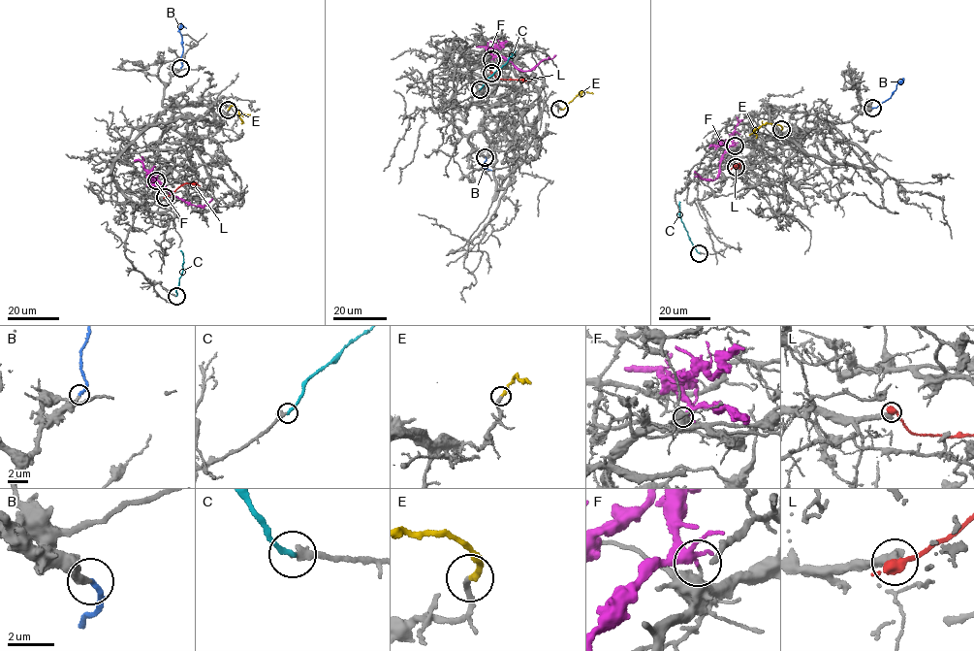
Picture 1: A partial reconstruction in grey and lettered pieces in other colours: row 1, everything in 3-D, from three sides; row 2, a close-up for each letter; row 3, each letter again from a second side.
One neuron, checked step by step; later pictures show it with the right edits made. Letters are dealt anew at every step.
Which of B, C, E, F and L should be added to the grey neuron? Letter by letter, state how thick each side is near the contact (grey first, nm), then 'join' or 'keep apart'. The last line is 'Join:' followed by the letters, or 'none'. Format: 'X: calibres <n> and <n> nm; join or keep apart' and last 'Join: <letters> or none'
B: calibres 280 and 200 nm; join
C: calibres 320 and 220 nm; keep apart
E: calibres 220 and 240 nm; join
F: calibres 280 and 280 nm; keep apart
L: calibres 460 and 500 nm; keep apart
Join: B, E

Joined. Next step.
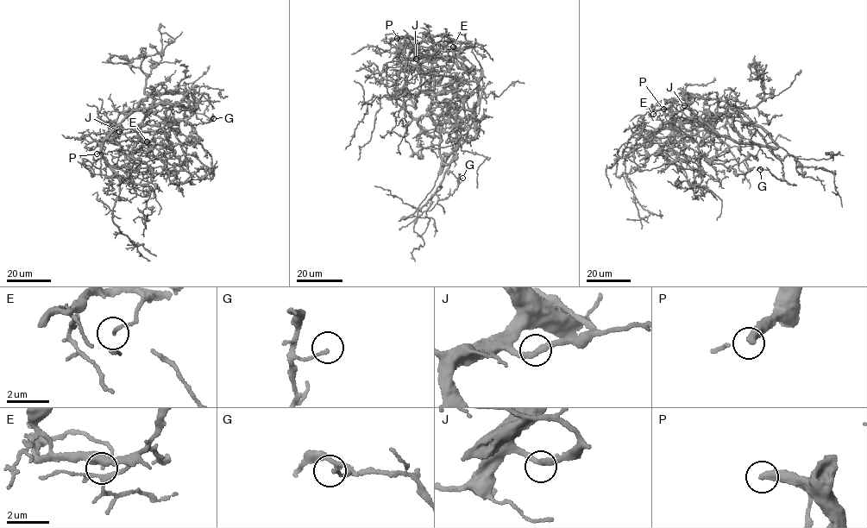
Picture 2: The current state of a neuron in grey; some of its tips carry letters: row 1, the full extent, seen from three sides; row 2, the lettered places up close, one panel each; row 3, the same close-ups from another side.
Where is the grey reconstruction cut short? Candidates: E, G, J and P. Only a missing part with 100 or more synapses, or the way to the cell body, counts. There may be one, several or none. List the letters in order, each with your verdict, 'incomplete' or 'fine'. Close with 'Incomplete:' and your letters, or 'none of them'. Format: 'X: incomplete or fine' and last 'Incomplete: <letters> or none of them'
E: fine
G: fine
J: fine
P: incomplete
Incomplete: P

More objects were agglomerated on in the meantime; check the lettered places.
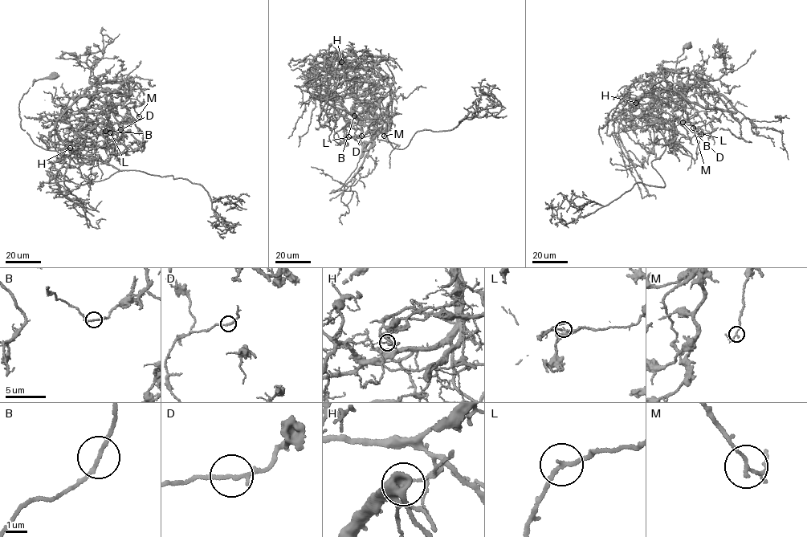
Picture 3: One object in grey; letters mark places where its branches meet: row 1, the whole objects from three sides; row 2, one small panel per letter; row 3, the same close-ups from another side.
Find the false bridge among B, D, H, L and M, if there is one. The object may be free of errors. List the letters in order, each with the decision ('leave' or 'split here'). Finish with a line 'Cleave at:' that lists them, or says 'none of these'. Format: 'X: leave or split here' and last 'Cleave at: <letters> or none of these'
B: leave
D: leave
H: split here
L: leave
M: leave
Cleave at: H

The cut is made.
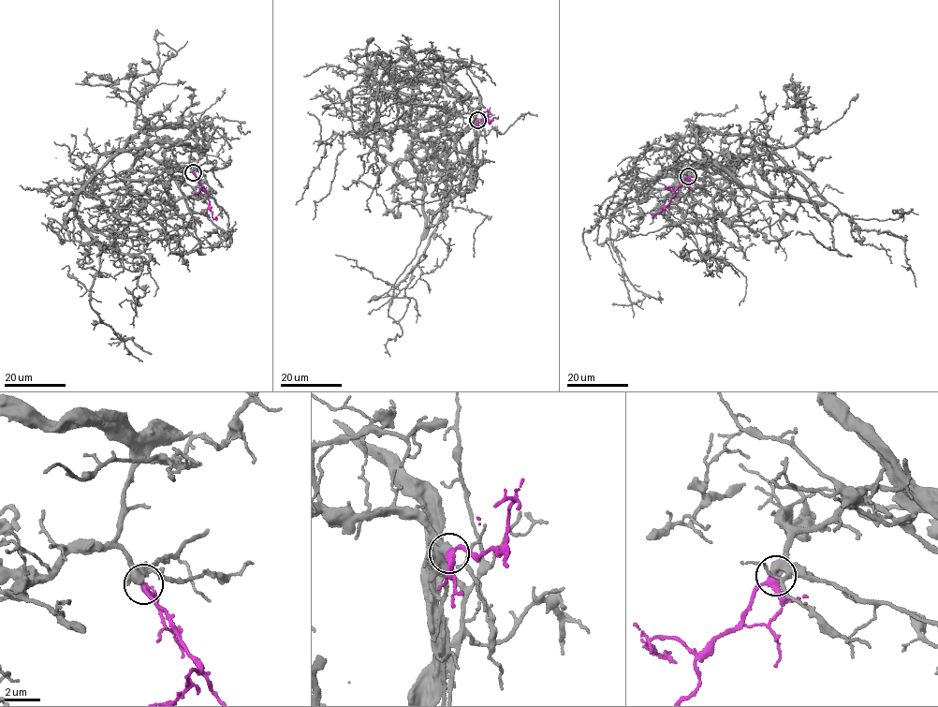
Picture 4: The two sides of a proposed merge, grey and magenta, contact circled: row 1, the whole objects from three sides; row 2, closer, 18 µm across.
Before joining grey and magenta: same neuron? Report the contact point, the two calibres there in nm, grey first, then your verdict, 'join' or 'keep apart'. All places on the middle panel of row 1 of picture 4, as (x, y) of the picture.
place (477, 120); calibres 400 and 300 nm; join

